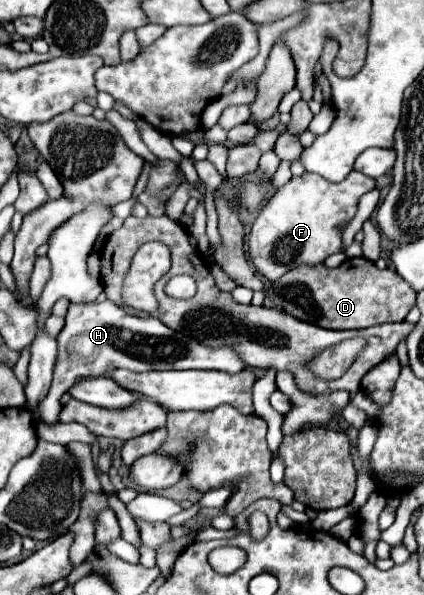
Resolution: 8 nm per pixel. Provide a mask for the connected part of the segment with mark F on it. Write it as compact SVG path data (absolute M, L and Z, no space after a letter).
M305 172L303 176L293 176L285 186L281 186L267 206L259 212L249 234L249 258L269 282L279 280L287 270L301 264L321 264L327 256L341 250L341 232L337 226L347 224L355 212L359 198L375 188L375 180L351 172L343 182L329 182L317 174Z

